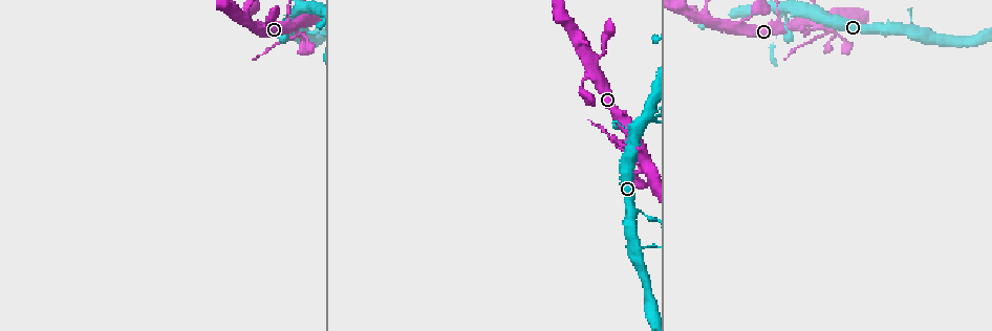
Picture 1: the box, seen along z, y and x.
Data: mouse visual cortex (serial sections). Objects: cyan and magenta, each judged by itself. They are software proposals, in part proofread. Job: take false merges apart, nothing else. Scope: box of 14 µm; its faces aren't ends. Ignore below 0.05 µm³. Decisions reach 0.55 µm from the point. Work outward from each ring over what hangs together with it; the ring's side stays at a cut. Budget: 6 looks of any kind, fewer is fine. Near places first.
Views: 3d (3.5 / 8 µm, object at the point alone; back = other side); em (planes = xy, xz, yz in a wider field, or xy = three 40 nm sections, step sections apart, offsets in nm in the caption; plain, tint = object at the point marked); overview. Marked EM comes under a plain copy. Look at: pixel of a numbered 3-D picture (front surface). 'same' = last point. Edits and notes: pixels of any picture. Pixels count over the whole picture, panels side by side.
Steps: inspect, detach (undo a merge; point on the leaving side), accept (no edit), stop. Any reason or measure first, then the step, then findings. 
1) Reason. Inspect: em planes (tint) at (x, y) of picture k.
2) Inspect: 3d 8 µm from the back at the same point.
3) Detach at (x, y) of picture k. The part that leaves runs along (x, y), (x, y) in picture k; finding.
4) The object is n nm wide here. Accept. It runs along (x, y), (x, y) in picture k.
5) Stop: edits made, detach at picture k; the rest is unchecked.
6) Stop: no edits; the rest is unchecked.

Side arm on a straight run. Inspect: 3d 8 µm at (724, 26) of picture 1.

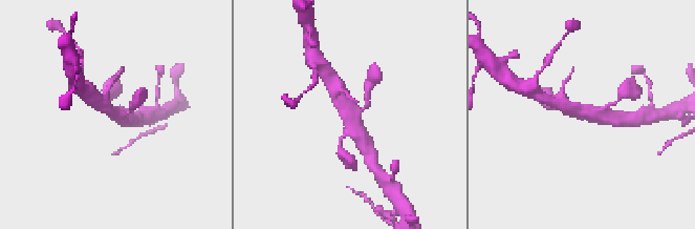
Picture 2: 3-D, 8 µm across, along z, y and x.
3 arms meet here; the arms are 150, 400, 500 nm wide; need the tissue. Inspect: em planes (tint) at (348, 111) of picture 2.

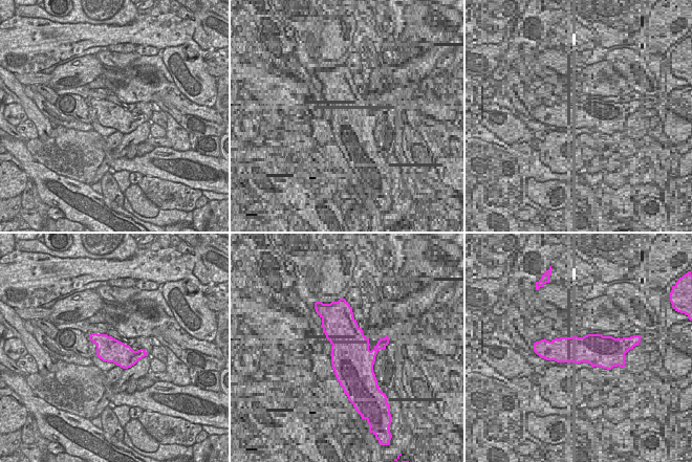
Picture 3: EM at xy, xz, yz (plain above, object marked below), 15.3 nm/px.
Accept. It runs along (362, 139), (334, 90) in picture 2; one cell here.

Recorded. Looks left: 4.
Thick turns thin. Inspect: 3d 8 µm at (645, 215) of picture 1.

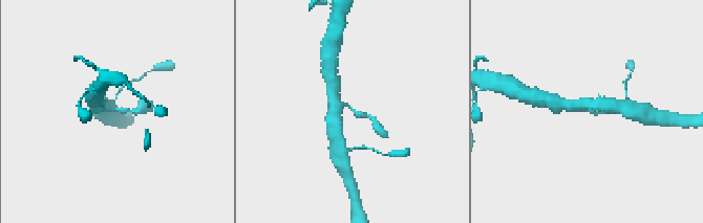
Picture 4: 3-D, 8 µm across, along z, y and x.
Inspect: em xy step 2 (tint) at (354, 110) of picture 4.

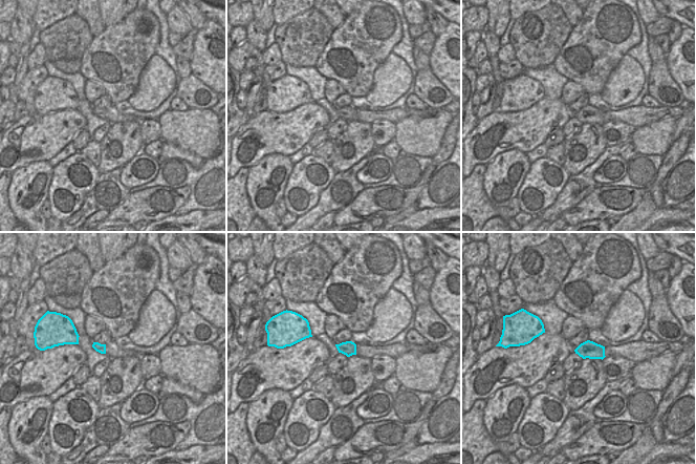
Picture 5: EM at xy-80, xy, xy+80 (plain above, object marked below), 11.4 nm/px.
The arms are 100, 400 nm wide. Accept. It runs along (98, 106), (136, 107) in picture 4; continuous, no second cell.

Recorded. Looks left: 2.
Thin arm on a thick one. Inspect: 3d 3.5 µm at (291, 15) of picture 1.

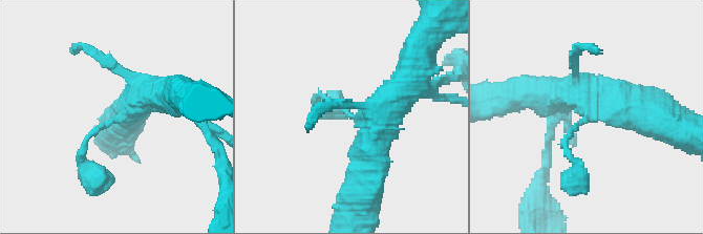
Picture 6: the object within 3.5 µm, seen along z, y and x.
3 arms meet here; the arms are 100, 500, 500 nm wide. Inspect: em xy step 3 (tint) at (353, 115) of picture 6.

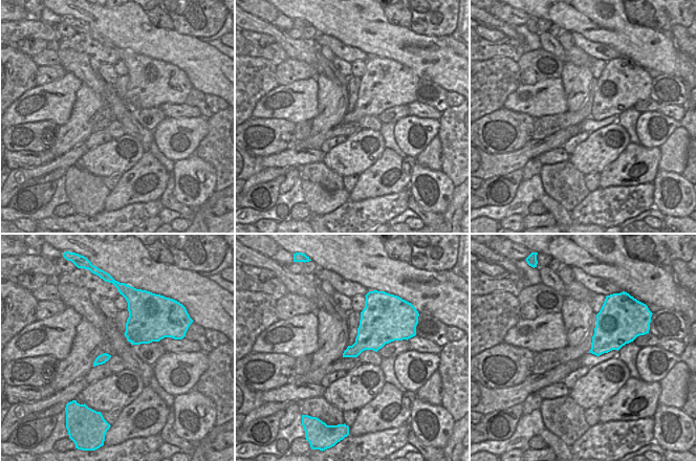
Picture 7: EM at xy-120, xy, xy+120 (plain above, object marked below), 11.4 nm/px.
Accept. It runs along (634, 107), (602, 98), (565, 140), (575, 163) in picture 6; continuous, no second cell.

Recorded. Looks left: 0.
Stop: no edits; the rest is unchecked.

